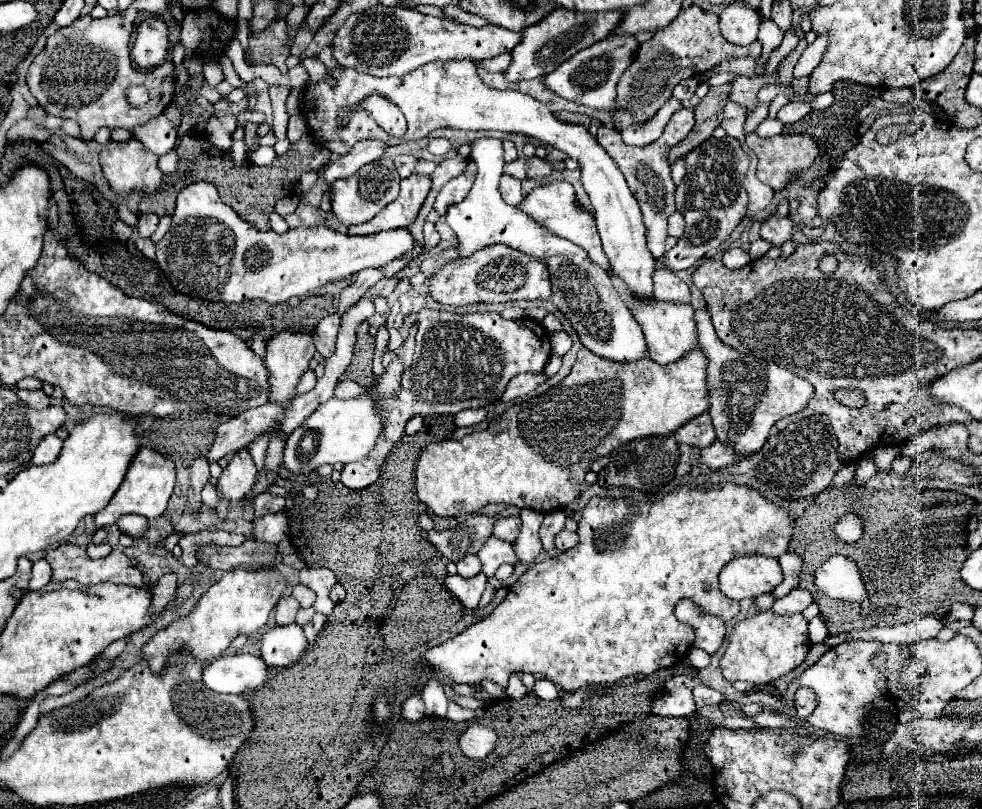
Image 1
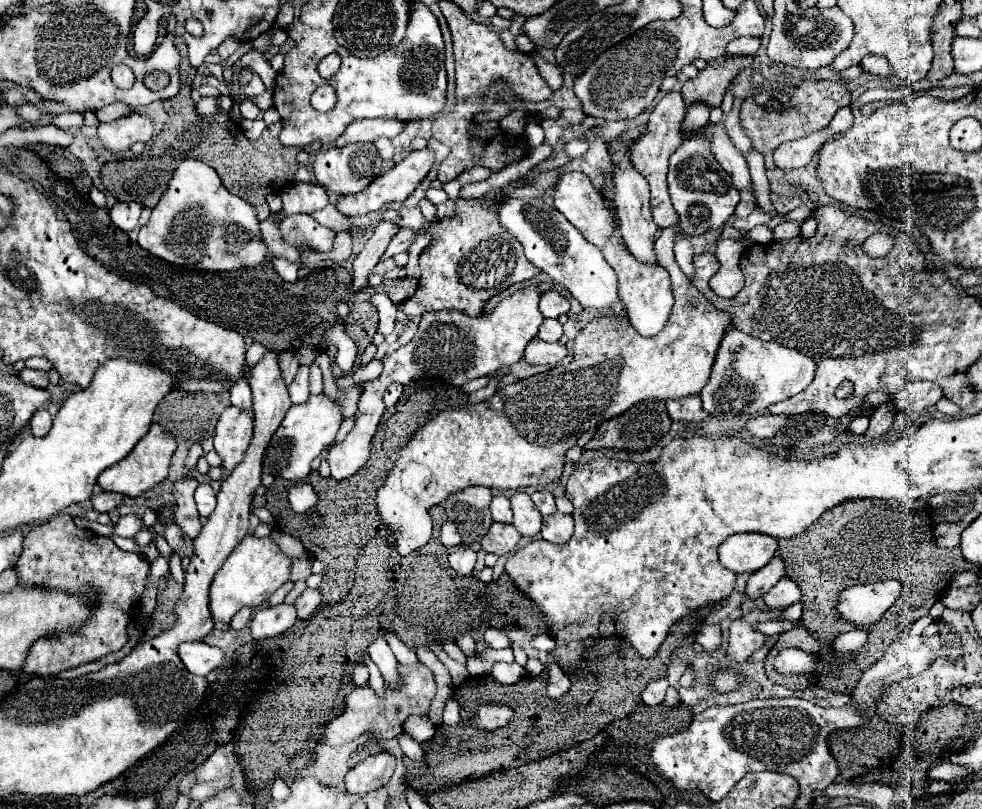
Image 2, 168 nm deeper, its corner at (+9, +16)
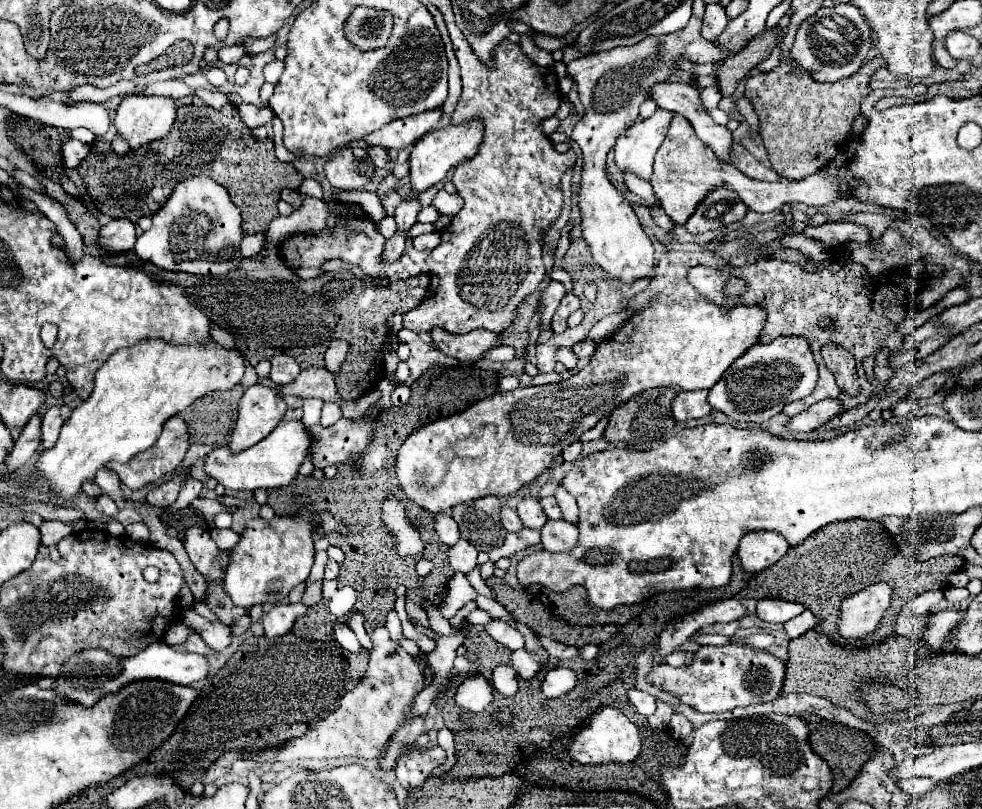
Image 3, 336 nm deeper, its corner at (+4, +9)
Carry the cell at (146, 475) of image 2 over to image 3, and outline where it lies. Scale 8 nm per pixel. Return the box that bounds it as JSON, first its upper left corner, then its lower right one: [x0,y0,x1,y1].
[108,415,188,489]

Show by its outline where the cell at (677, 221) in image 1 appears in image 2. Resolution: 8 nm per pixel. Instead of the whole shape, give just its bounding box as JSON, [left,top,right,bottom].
[375,224,731,556]

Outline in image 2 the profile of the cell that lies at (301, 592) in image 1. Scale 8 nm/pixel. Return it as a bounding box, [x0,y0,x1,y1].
[291,554,311,582]

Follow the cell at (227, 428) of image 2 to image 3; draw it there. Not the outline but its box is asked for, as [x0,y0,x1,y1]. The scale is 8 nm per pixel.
[230,385,286,453]

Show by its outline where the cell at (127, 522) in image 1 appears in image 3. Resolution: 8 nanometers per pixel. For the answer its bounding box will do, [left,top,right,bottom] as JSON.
[96,495,118,517]

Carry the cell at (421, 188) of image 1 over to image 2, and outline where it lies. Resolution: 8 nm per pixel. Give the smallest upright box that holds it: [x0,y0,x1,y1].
[337,148,435,216]

